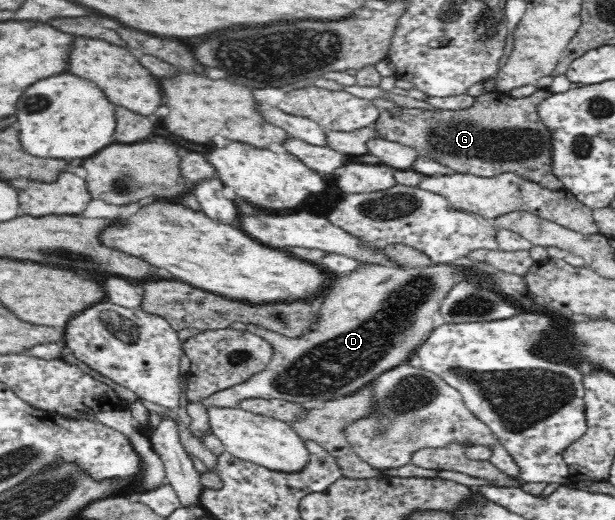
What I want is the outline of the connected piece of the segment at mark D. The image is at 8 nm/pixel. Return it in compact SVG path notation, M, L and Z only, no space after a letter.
M472 250L469 251L460 261L455 261L452 264L430 264L423 268L414 267L397 267L385 266L378 264L362 264L348 275L336 278L336 283L330 287L330 291L325 294L326 301L321 304L318 311L317 320L314 323L313 329L304 333L302 337L286 337L279 333L270 331L261 325L254 325L247 323L246 327L250 333L259 335L262 339L270 342L273 347L272 361L258 373L249 377L242 383L230 386L228 389L218 390L216 393L205 397L197 402L188 401L186 411L192 418L191 423L186 425L180 420L177 409L168 409L164 405L156 405L150 403L146 399L139 399L139 397L123 385L118 385L115 381L104 377L101 373L94 371L88 367L86 363L74 358L70 349L68 349L63 341L56 342L56 345L63 347L61 353L62 360L70 365L79 367L86 375L105 383L111 387L117 396L125 403L128 403L134 425L139 431L146 431L144 436L151 435L149 429L149 421L147 415L149 412L156 412L160 416L172 418L177 423L178 435L182 447L192 455L193 464L199 473L208 472L208 468L213 470L217 462L217 455L210 452L205 445L203 445L201 436L209 431L209 419L206 410L210 406L222 406L225 408L236 408L238 402L243 399L279 399L286 400L292 403L306 403L306 401L326 401L334 400L336 397L348 396L355 393L360 387L368 385L377 375L384 373L386 370L392 369L403 363L407 363L409 356L418 351L419 345L432 333L434 329L434 315L439 313L439 309L443 299L447 296L448 291L451 290L458 282L461 282L467 276L470 276L470 271L476 271L478 265L491 265L495 269L504 271L505 273L513 273L514 275L524 275L530 267L532 267L534 260L530 257L529 251L502 251L498 250Z

